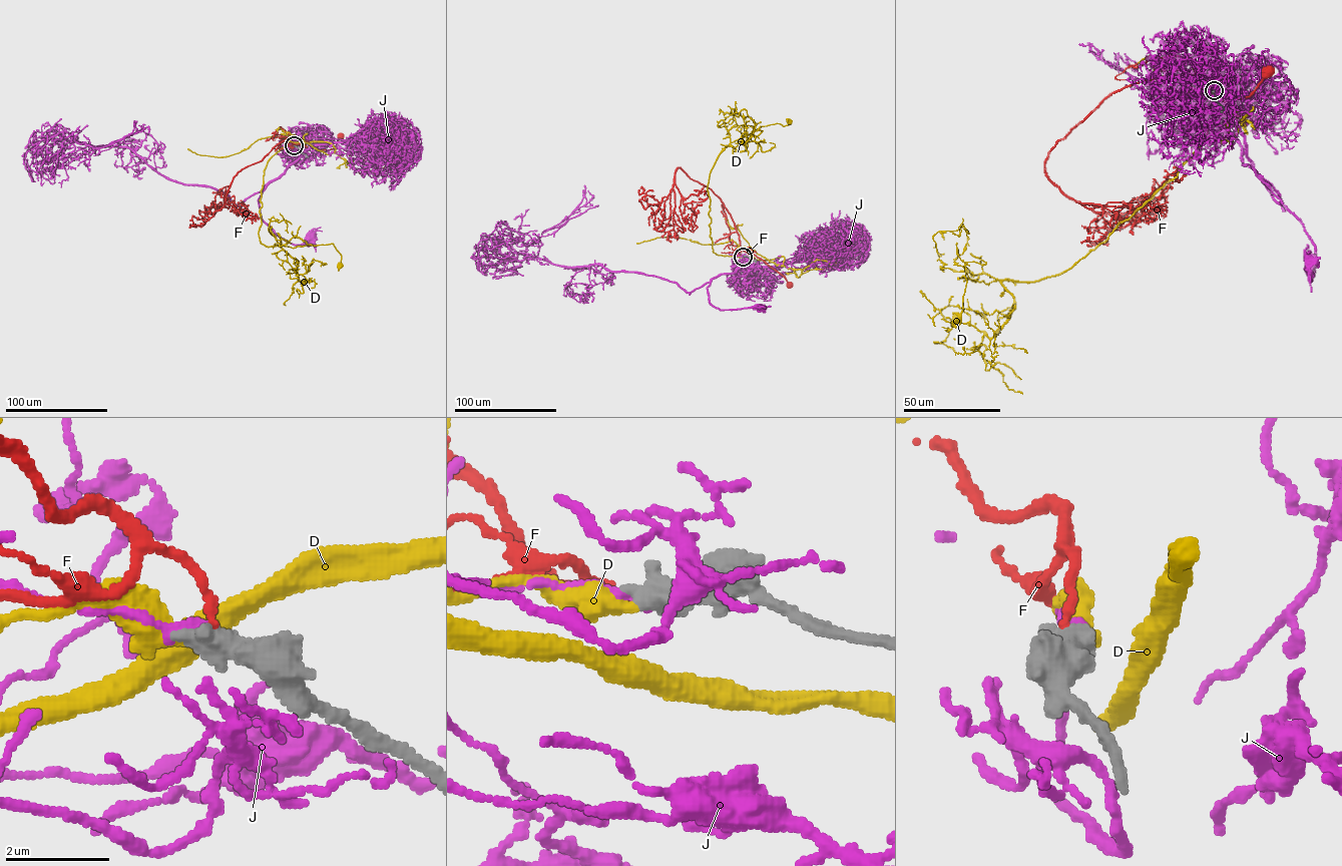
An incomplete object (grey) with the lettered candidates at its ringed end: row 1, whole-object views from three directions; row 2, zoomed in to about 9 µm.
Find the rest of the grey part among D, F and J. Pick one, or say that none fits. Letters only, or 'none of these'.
D

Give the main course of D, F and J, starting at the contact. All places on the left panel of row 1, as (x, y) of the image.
D: (294, 145), (278, 150), (264, 170), (260, 241), (266, 247), (292, 248), (332, 244), (341, 256), (341, 264)
F: (295, 145), (287, 140), (295, 136), (318, 149), (329, 149), (336, 145), (340, 135)
J: (295, 146), (282, 147), (294, 141), (301, 155), (263, 191), (259, 212), (291, 243), (304, 244), (312, 236)

